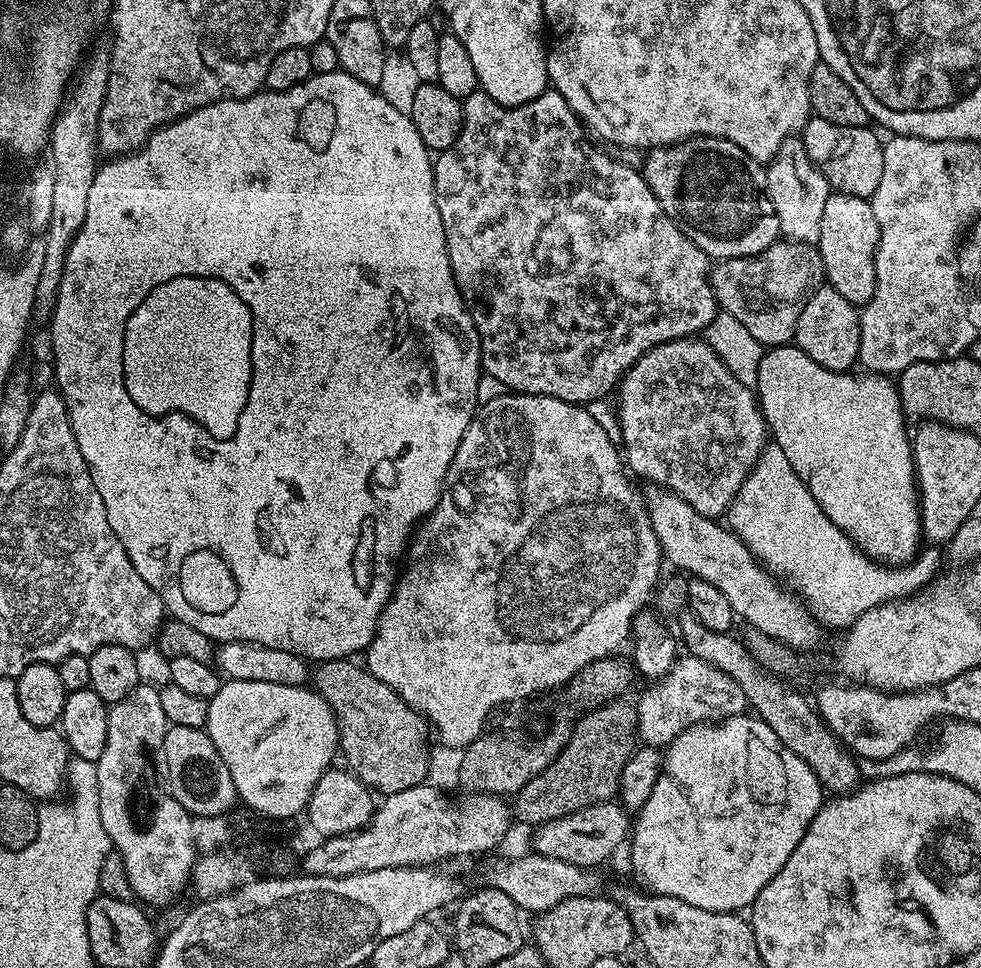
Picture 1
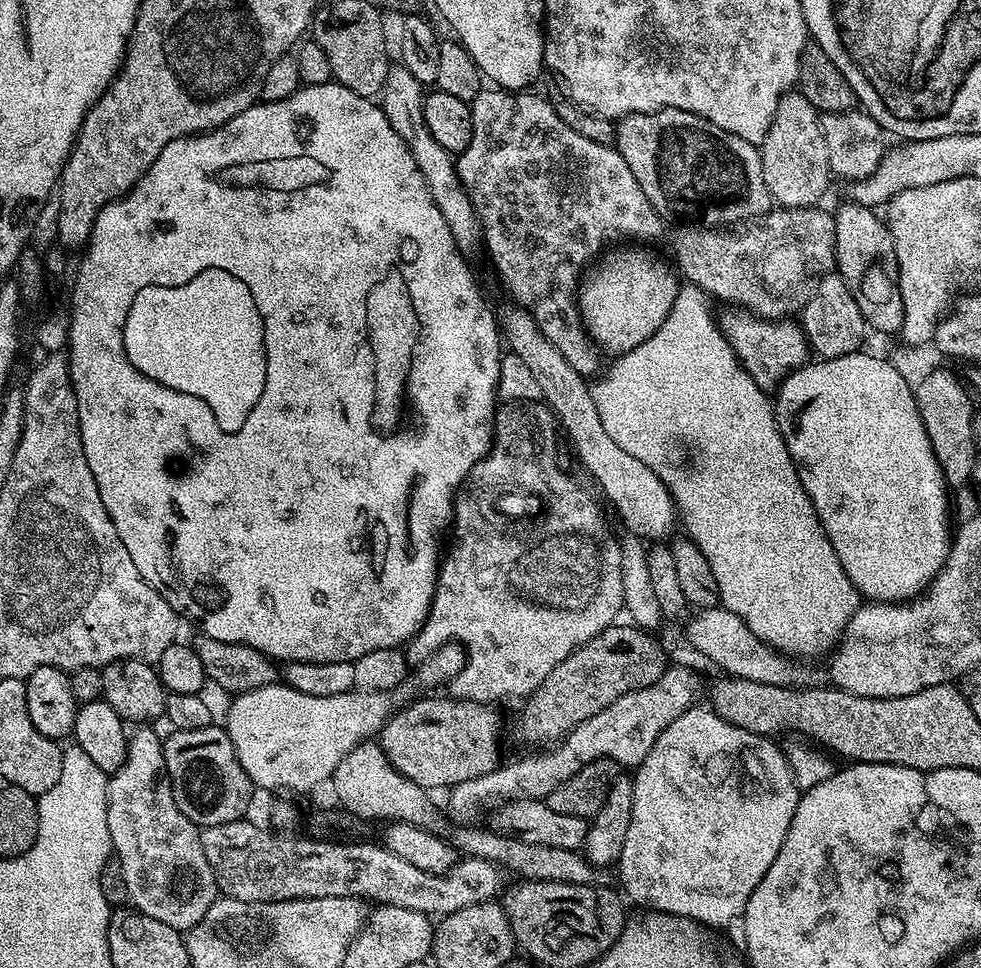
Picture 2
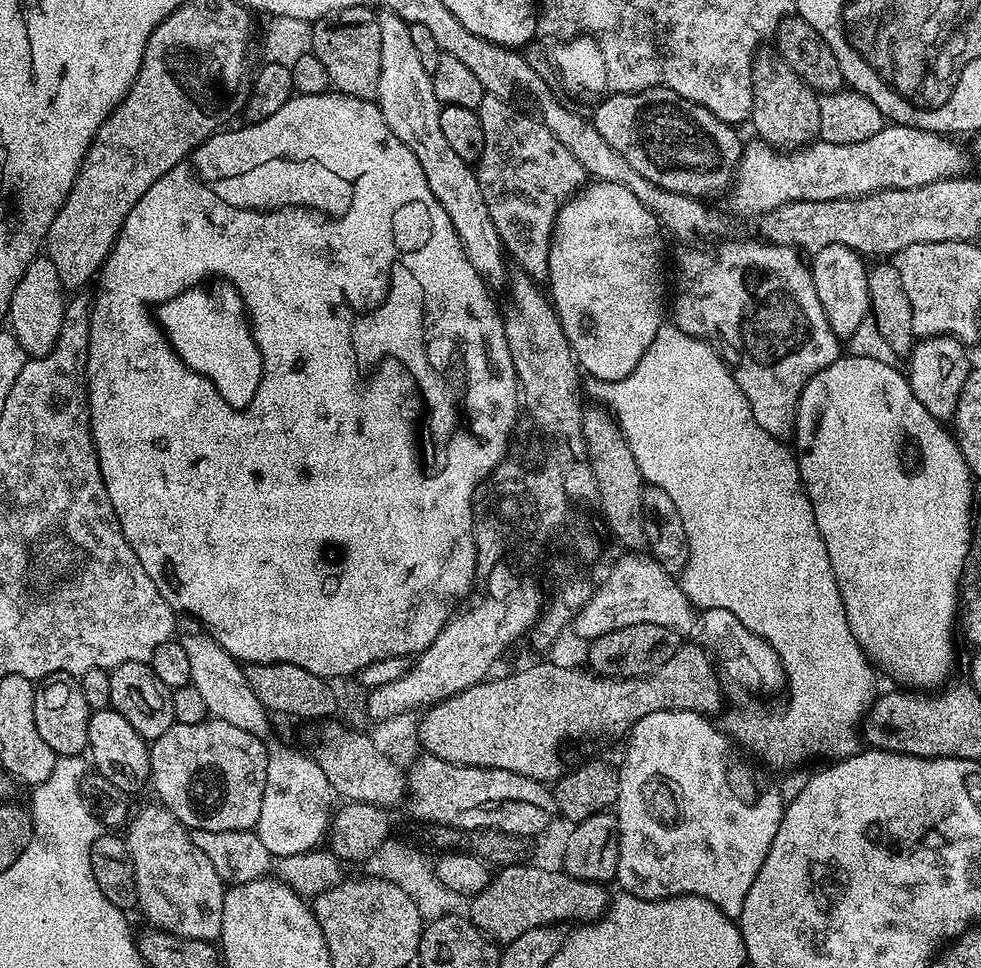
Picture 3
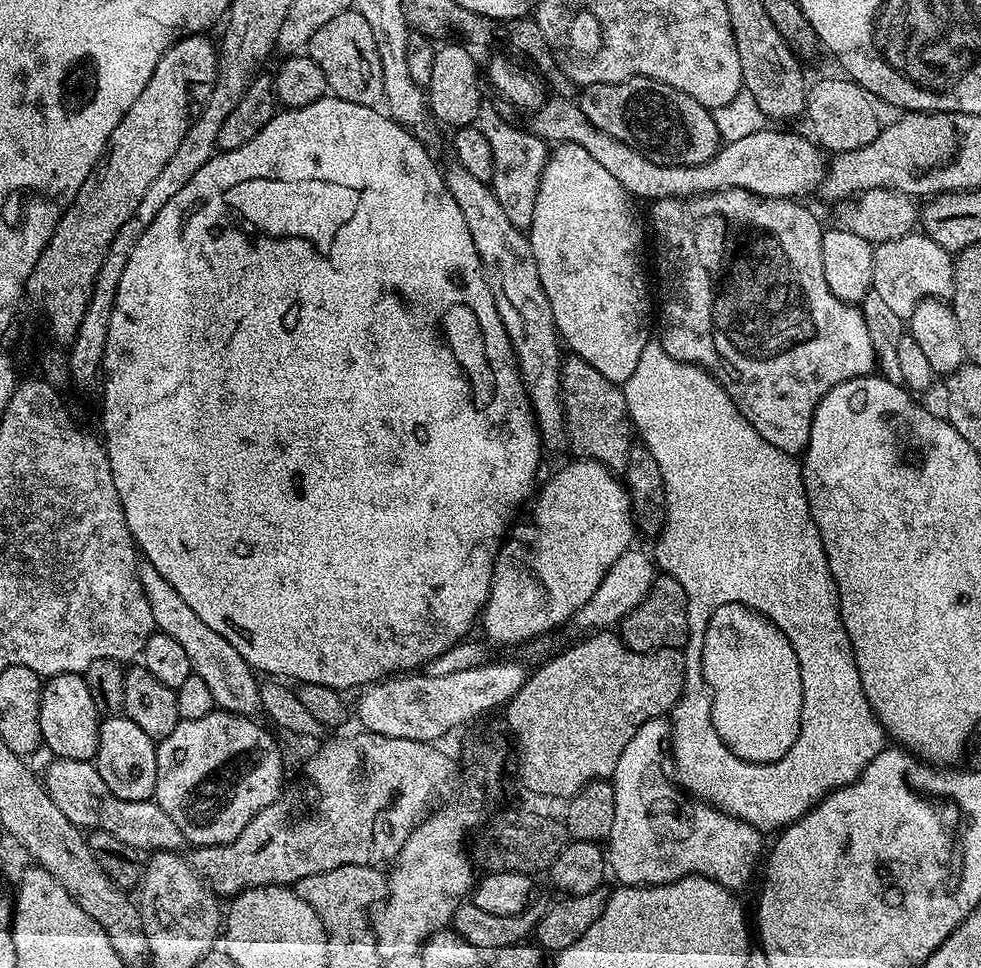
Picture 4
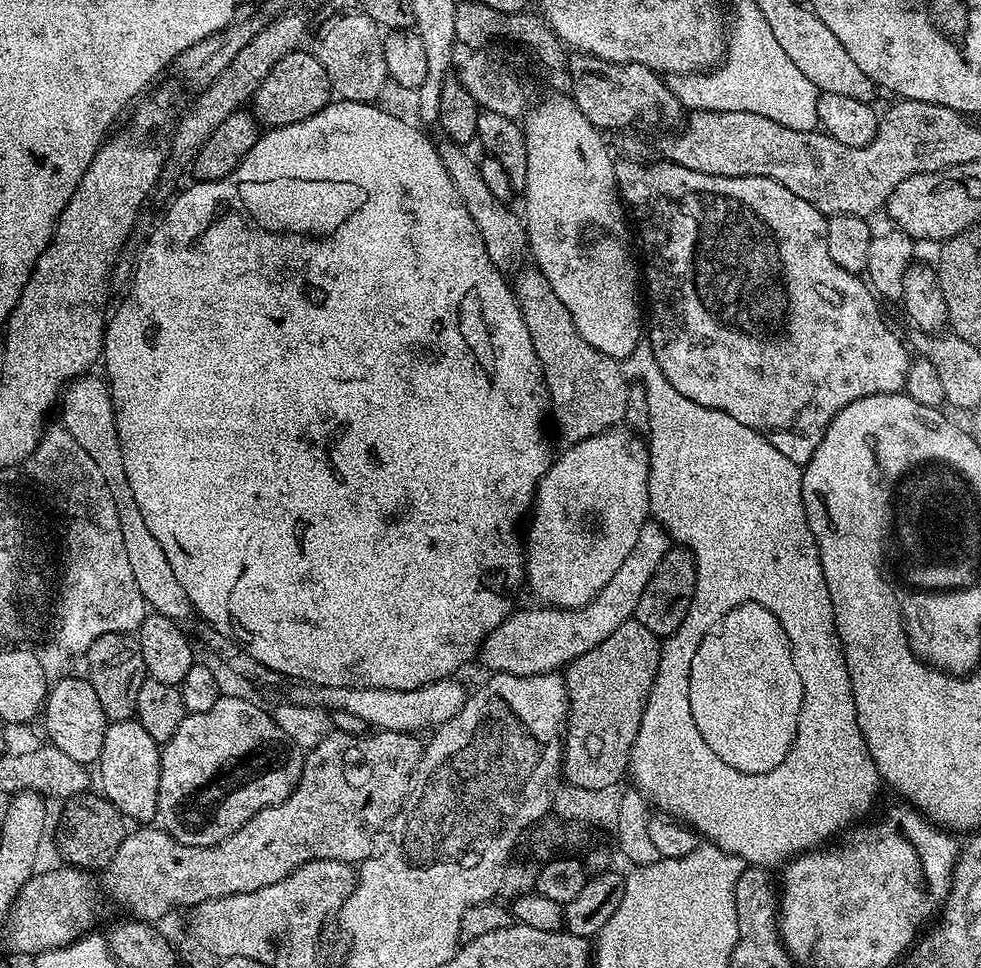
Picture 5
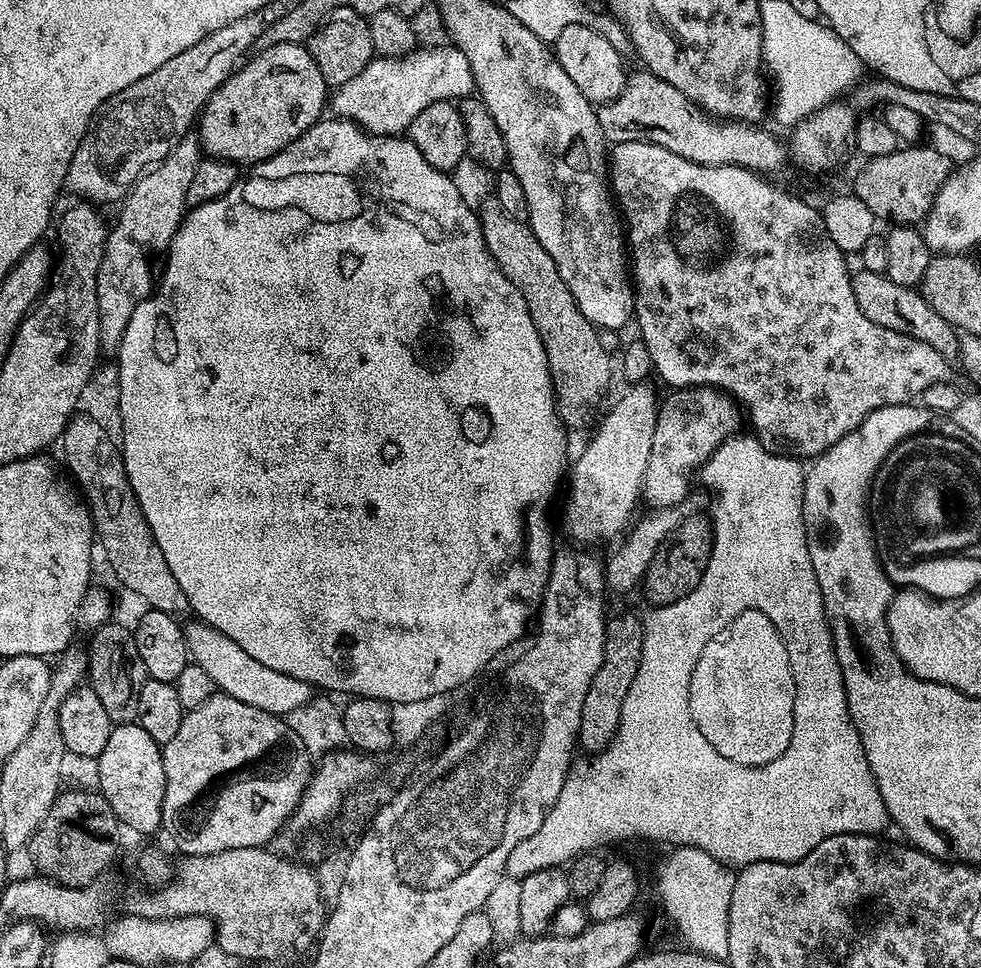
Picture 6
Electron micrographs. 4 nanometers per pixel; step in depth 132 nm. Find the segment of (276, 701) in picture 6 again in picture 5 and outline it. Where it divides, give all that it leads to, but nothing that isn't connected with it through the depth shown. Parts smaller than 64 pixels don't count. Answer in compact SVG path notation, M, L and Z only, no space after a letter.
M449 678L447 680L439 680L433 684L422 686L418 690L382 690L381 688L347 688L346 686L311 686L301 687L299 703L308 705L311 708L325 709L329 713L335 714L345 712L354 718L362 718L365 726L372 730L381 732L411 732L413 734L423 733L423 728L427 730L435 729L441 724L445 724L450 718L454 718L454 714L458 714L458 710L462 710L466 699L466 691L459 684L459 679Z

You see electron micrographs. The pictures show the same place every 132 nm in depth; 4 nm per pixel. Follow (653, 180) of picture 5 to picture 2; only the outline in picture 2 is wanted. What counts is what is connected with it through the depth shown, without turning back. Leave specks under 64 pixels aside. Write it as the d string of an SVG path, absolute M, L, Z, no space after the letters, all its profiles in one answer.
M735 306L724 311L728 312L719 313L718 316L720 329L736 351L740 365L748 371L750 378L754 378L754 382L758 382L760 388L775 389L790 373L809 363L808 340L804 337L803 327L795 319L763 320L753 312Z

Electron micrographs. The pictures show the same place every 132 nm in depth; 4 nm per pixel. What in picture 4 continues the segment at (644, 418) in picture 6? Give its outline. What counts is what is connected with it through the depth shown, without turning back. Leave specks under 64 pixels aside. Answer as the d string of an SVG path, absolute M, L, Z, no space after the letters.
M573 459L573 464L560 468L539 489L536 500L536 524L520 524L507 533L496 556L492 589L484 604L484 632L496 644L520 644L540 636L559 624L573 619L578 610L590 600L594 590L606 578L610 566L633 547L632 503L624 481L593 460Z

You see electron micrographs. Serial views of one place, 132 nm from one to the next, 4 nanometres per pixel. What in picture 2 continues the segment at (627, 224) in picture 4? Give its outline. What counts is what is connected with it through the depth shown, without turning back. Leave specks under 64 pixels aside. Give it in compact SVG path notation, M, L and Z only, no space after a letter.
M628 248L625 252L607 256L592 266L597 268L587 269L580 281L578 303L580 319L596 347L604 354L619 354L634 350L634 346L642 346L642 342L646 342L646 338L666 322L670 306L674 306L678 278L648 252Z

